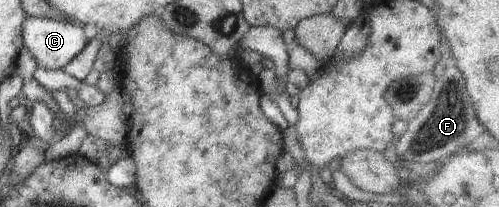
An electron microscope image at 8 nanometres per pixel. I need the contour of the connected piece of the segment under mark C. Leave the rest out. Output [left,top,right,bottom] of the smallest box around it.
[21,16,88,70]

